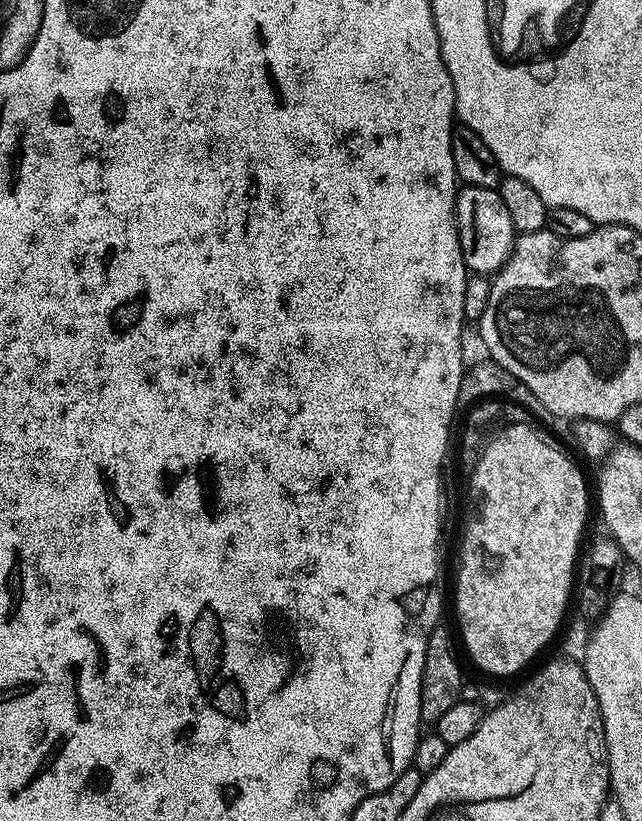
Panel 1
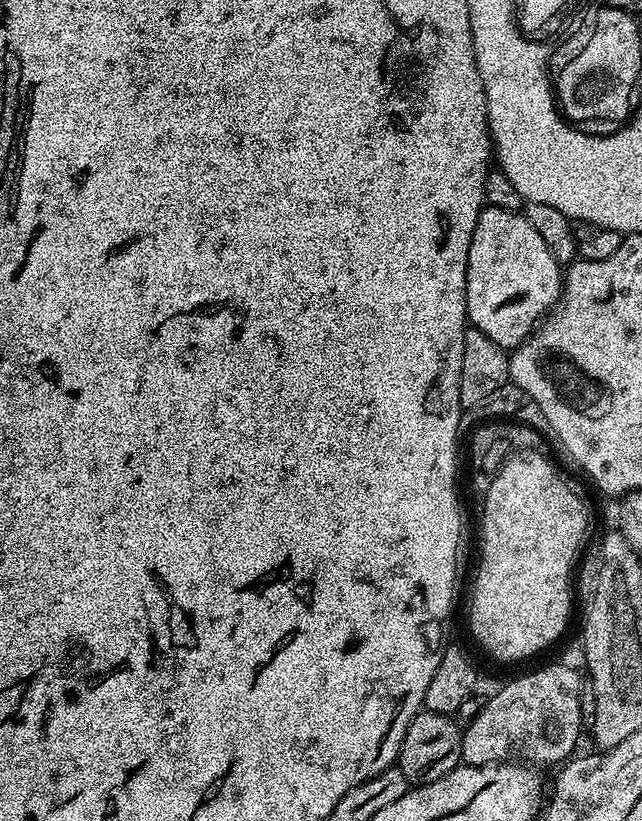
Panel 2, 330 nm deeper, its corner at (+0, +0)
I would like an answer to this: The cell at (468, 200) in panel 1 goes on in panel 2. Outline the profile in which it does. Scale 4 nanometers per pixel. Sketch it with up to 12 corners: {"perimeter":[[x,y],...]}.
{"perimeter":[[520,212],[470,238],[471,327],[514,350],[556,306],[562,266]]}

